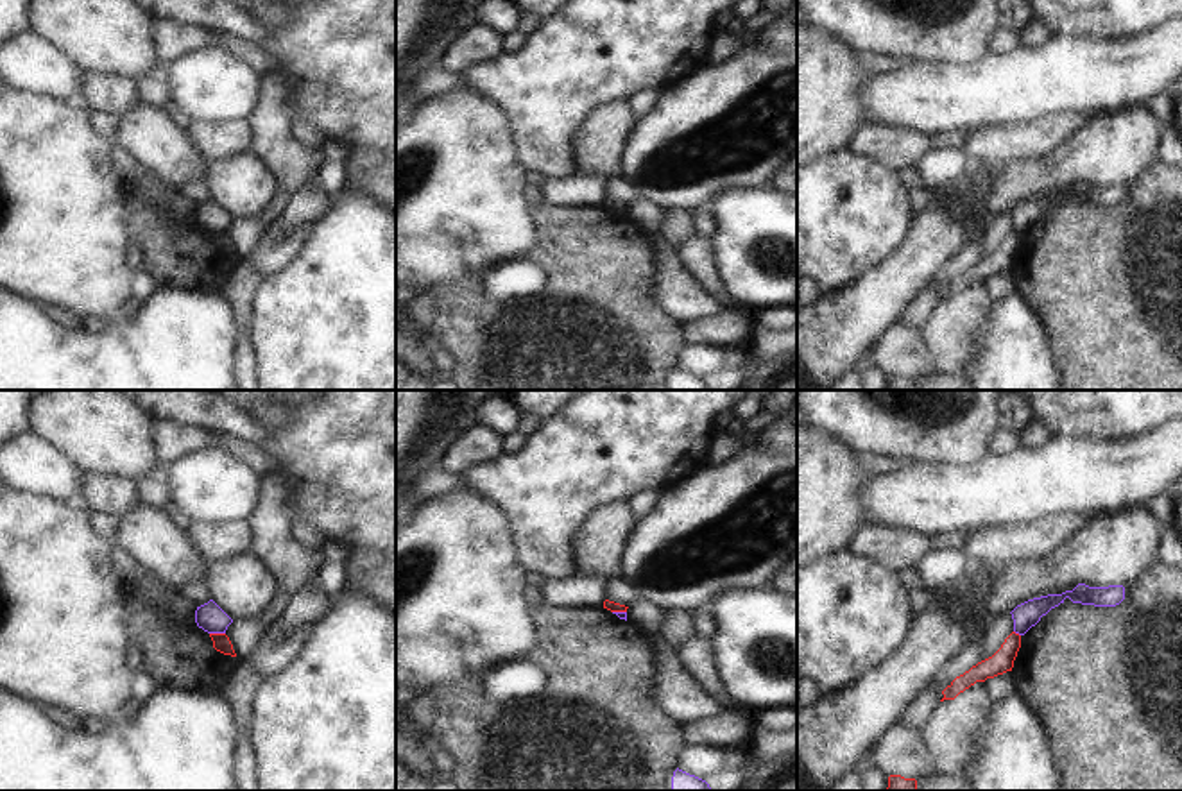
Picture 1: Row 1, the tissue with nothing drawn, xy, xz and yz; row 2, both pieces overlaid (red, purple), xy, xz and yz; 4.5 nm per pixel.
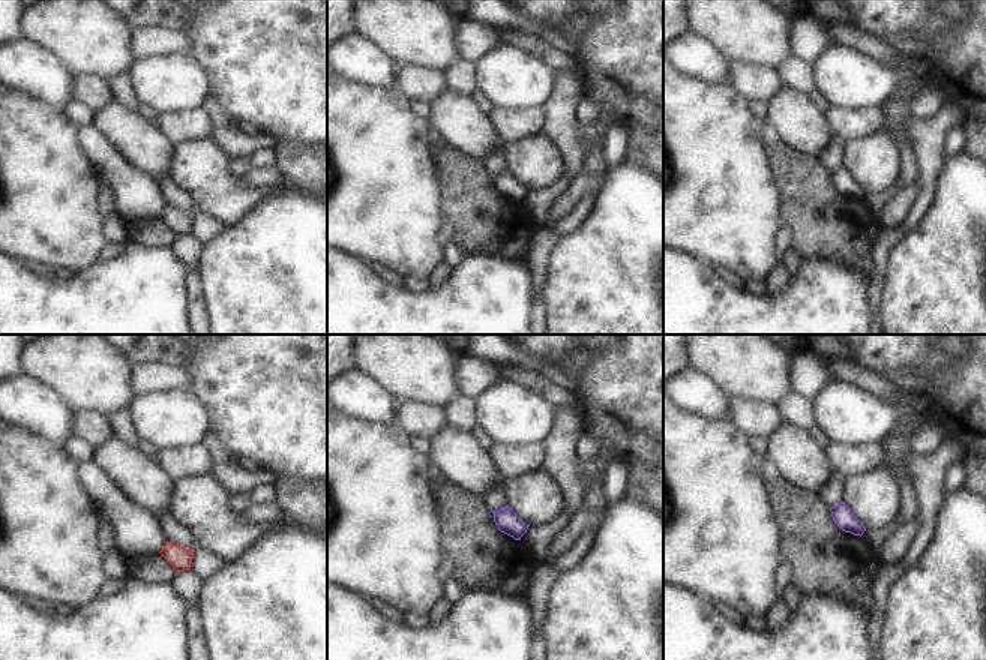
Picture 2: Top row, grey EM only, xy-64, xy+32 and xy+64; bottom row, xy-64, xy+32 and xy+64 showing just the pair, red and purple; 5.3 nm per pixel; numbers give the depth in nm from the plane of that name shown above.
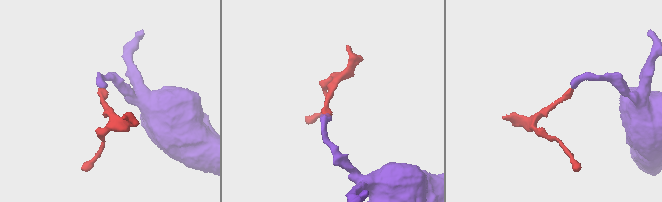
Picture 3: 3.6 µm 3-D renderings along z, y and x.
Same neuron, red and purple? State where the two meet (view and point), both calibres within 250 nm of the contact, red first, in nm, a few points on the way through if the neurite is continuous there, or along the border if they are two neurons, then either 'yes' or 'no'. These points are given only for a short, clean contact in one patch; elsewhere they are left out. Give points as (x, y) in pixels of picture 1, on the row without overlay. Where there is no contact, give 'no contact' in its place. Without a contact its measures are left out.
contact xy (217, 233); calibres 80 and 120 nm; border xy (210, 231), (224, 233); no

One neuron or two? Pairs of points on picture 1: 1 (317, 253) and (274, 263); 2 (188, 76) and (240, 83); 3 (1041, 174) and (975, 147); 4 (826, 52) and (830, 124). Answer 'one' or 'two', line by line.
1: two
2: one
3: two
4: one

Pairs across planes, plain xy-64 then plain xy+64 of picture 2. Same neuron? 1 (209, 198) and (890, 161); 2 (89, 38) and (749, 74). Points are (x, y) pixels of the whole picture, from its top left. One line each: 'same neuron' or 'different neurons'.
1: same neuron
2: different neurons

